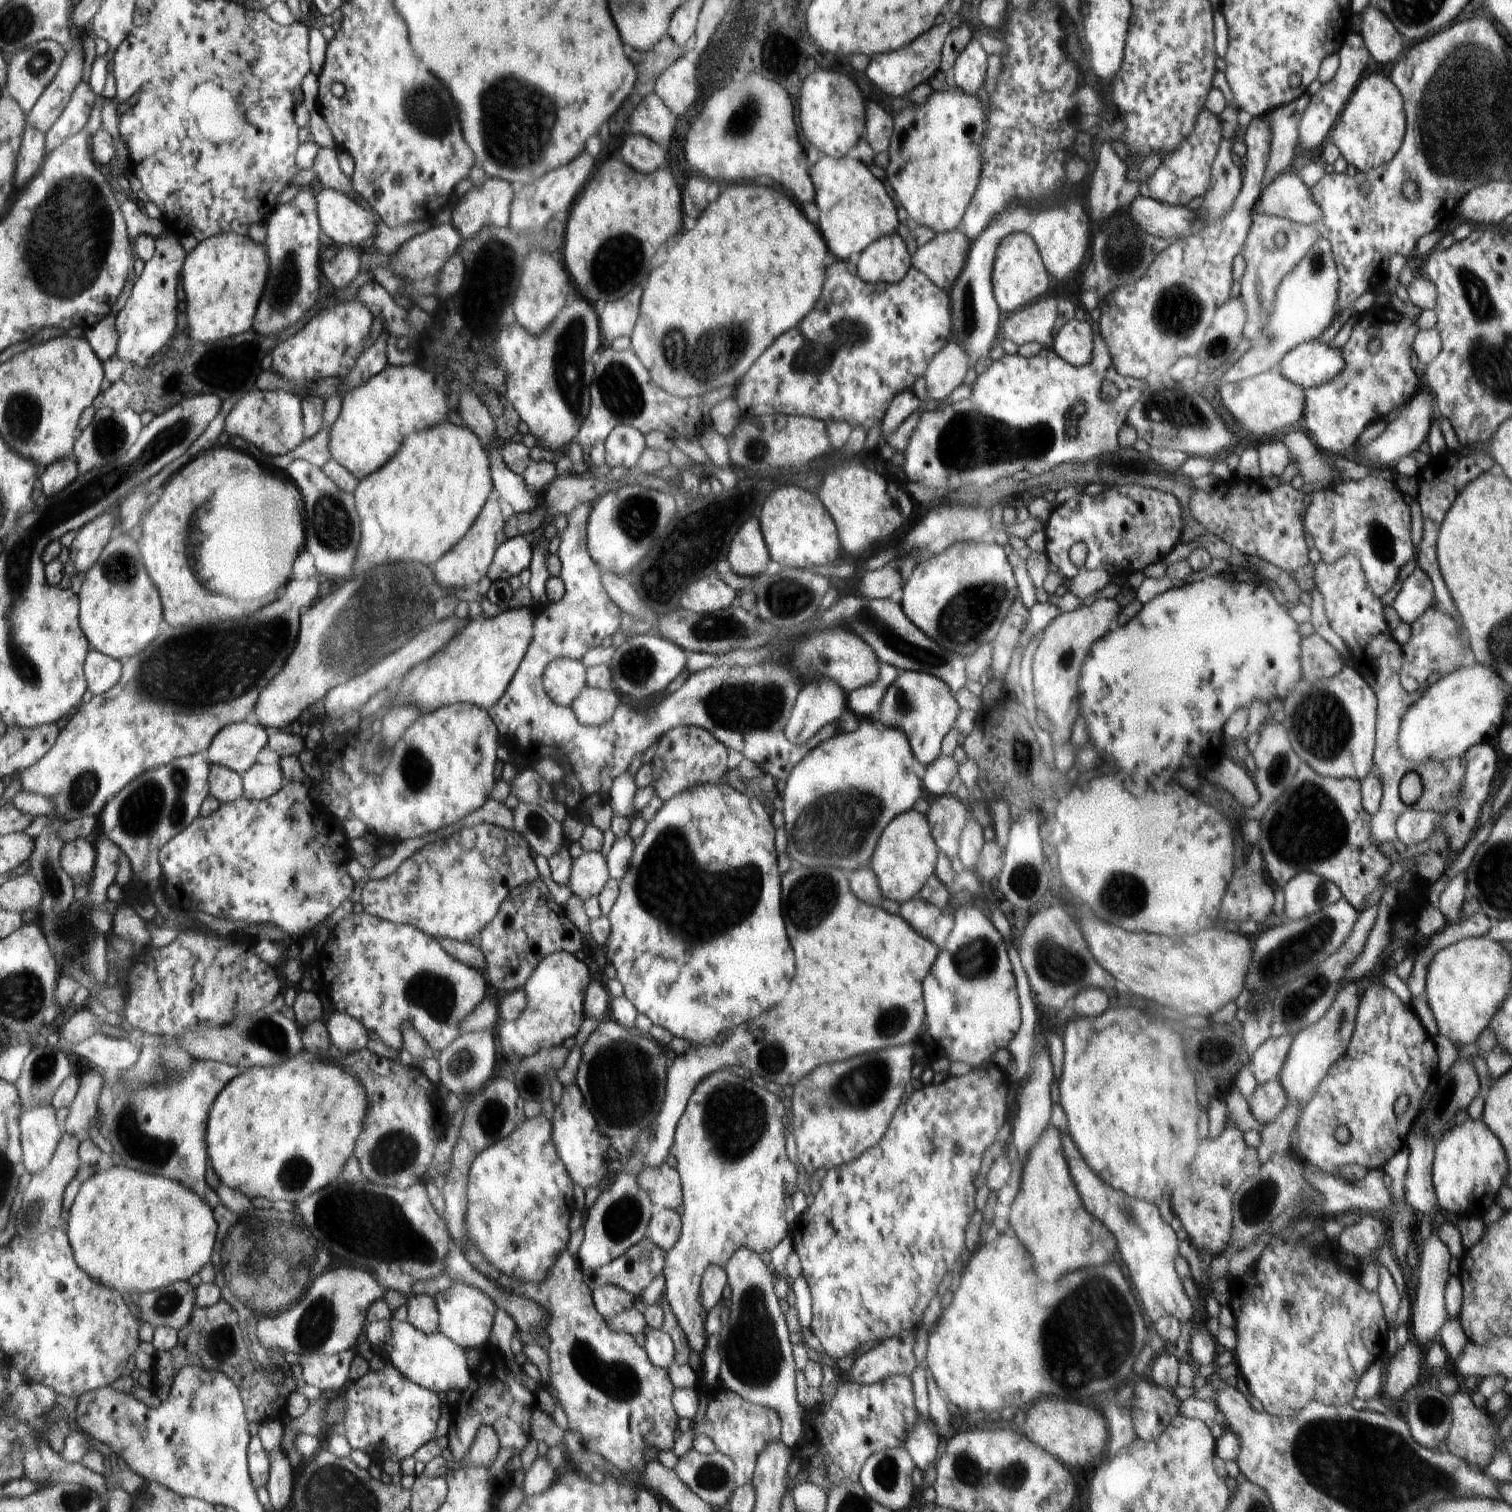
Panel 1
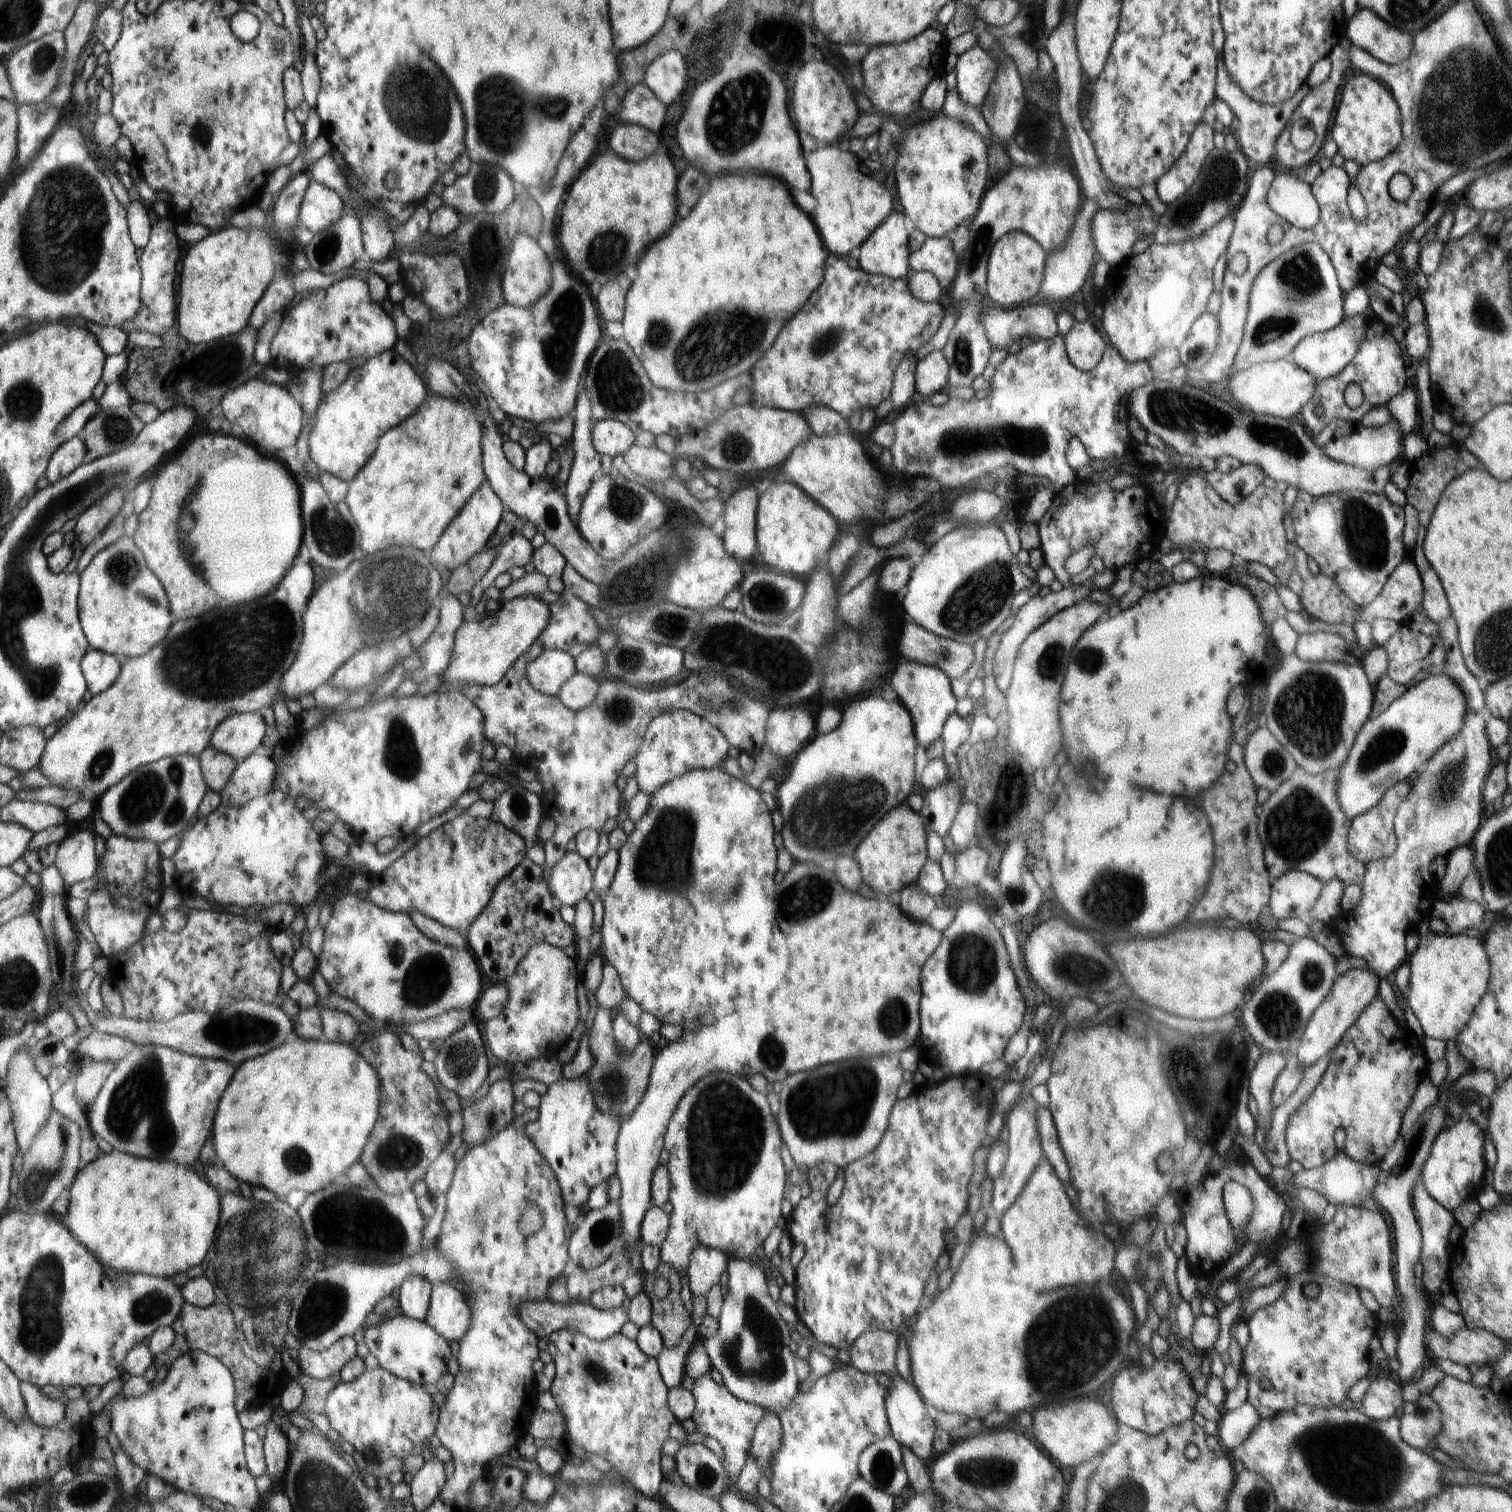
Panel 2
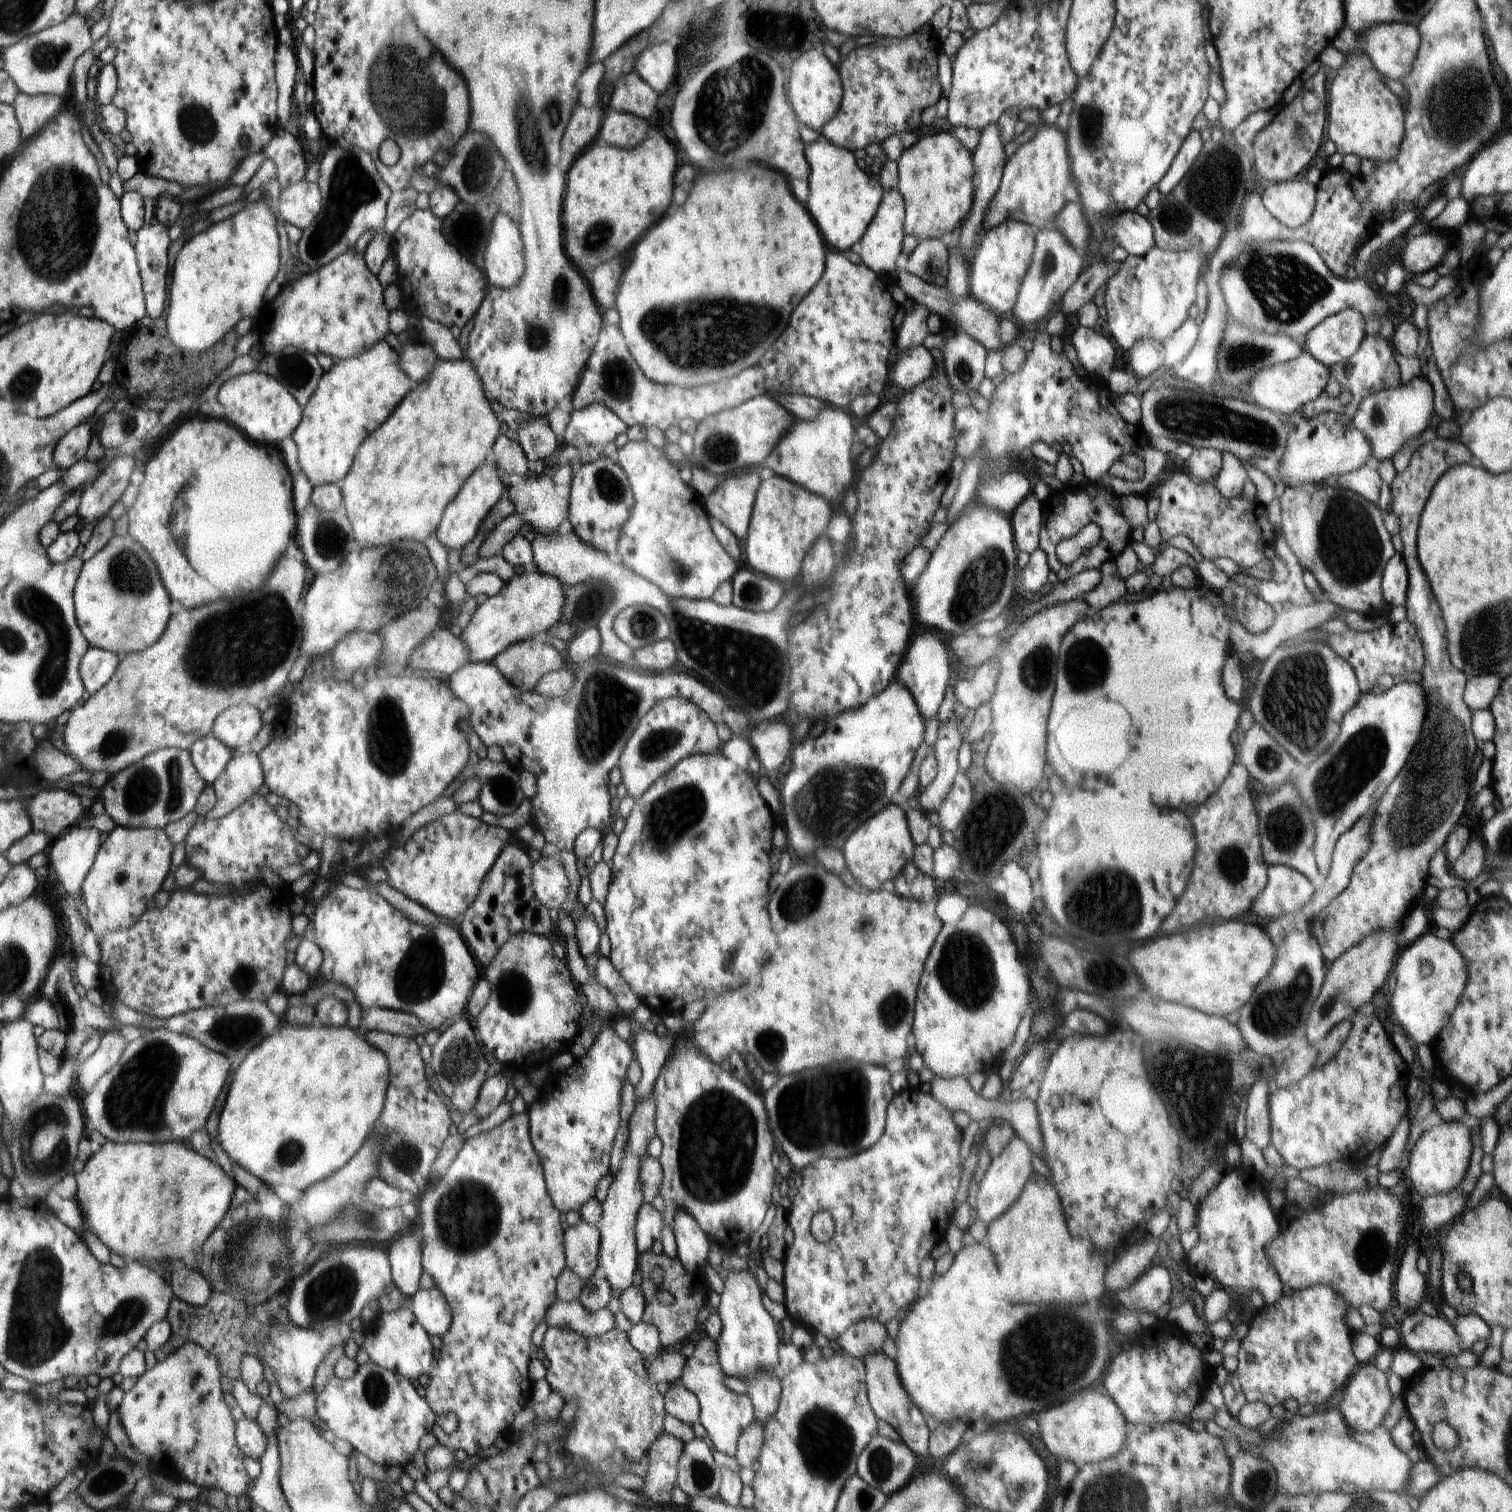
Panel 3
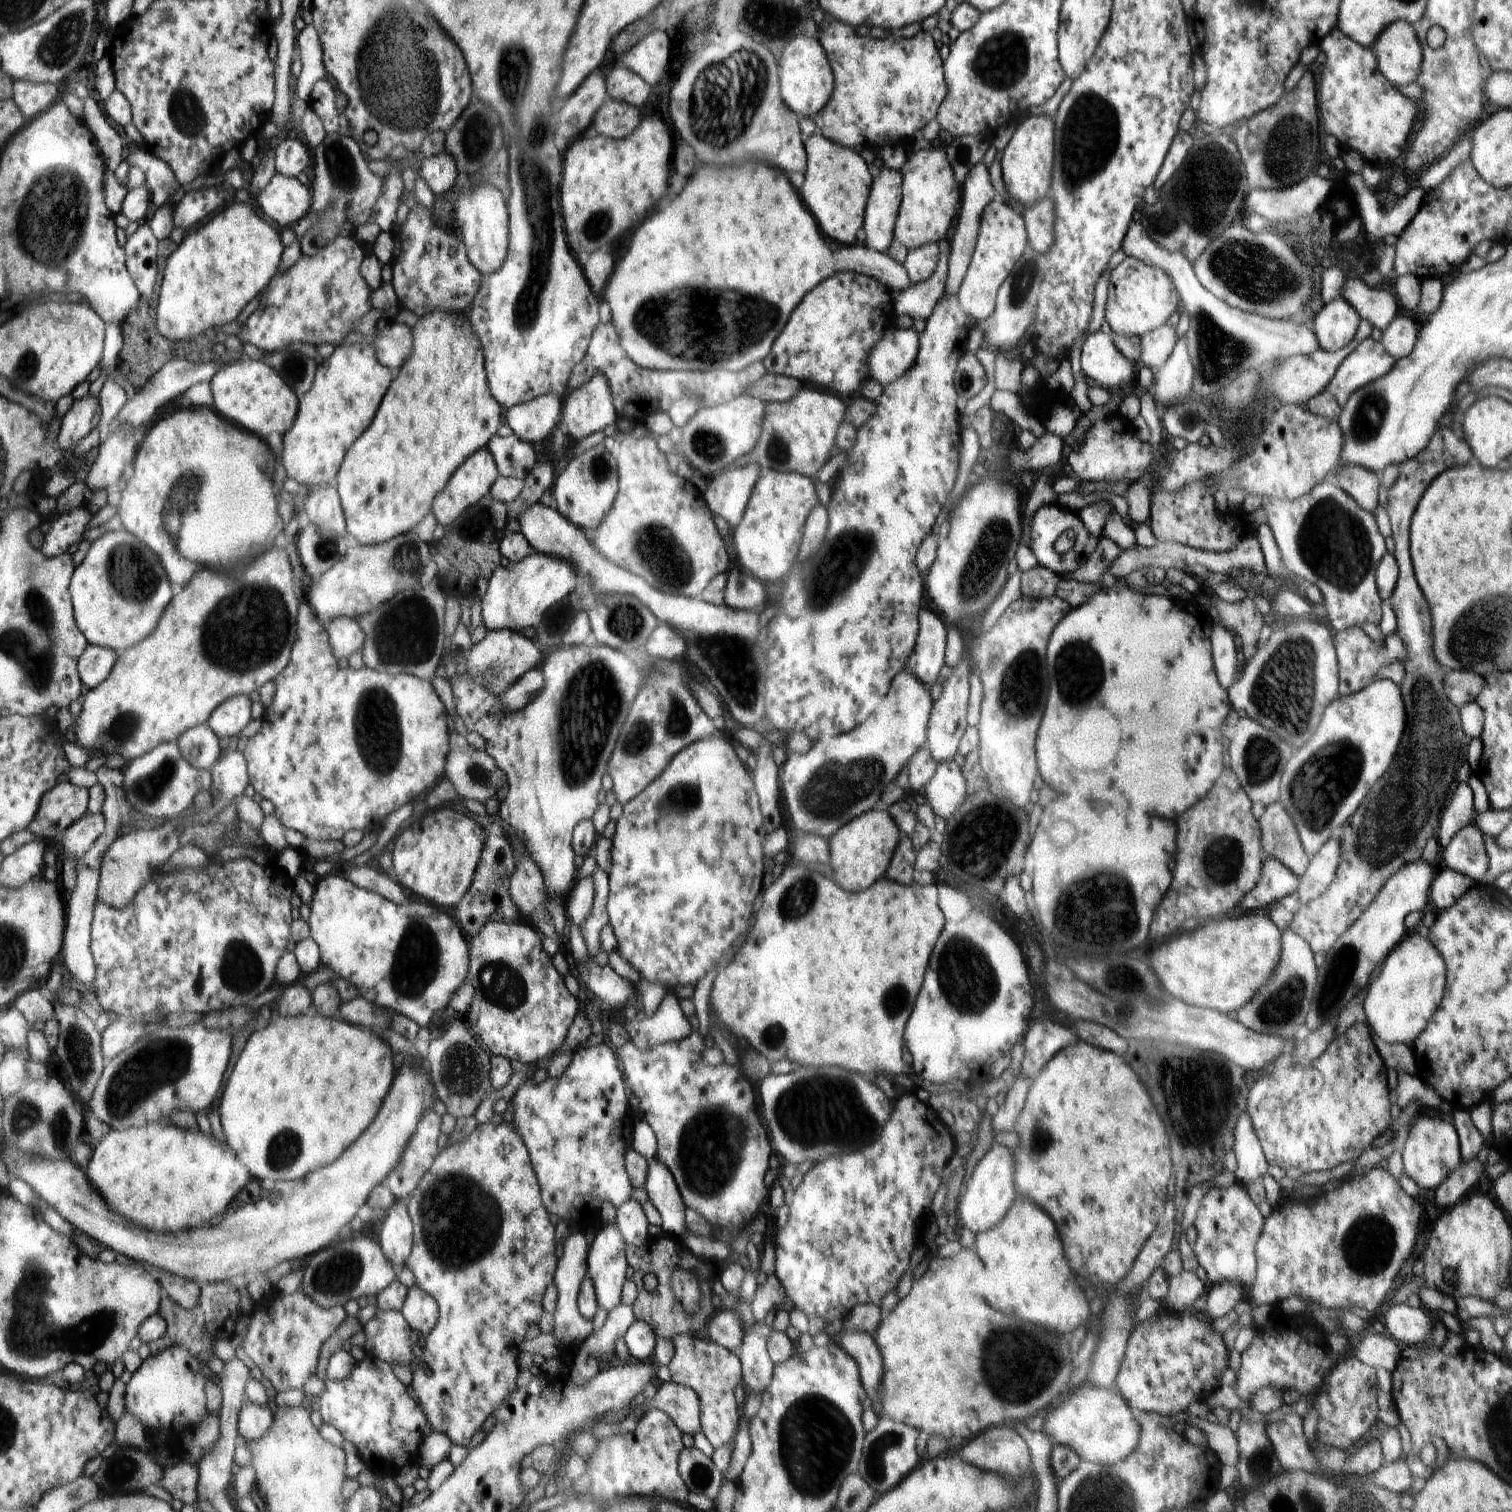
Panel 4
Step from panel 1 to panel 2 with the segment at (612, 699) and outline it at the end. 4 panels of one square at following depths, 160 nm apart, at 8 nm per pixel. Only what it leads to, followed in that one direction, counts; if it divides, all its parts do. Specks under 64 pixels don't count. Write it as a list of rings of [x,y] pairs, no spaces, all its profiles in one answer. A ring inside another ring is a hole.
[[[577,672],[568,683],[564,684],[558,698],[562,704],[574,712],[588,708],[597,695],[599,689],[598,679]]]

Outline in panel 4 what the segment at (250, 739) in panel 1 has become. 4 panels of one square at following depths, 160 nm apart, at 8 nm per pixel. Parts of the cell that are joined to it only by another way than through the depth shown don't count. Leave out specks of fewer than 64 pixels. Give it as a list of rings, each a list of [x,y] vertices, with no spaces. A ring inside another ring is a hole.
[[[246,695],[235,696],[216,708],[208,725],[219,737],[229,743],[233,742],[250,722],[250,706],[252,702]]]

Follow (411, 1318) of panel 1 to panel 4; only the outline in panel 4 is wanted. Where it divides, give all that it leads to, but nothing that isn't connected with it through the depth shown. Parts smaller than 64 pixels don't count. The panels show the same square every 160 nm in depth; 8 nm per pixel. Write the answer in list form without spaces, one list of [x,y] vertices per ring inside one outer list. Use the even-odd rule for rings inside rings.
[[[396,1202],[384,1216],[378,1242],[385,1255],[393,1263],[393,1268],[400,1271],[409,1262],[414,1248],[413,1221],[405,1202]]]

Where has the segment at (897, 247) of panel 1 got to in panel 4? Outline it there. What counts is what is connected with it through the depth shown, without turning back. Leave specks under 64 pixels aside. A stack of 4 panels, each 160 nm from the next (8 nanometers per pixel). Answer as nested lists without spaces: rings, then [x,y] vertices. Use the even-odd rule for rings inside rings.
[[[882,167],[865,208],[864,244],[885,255],[895,240],[895,225],[903,197],[902,179],[900,170]]]

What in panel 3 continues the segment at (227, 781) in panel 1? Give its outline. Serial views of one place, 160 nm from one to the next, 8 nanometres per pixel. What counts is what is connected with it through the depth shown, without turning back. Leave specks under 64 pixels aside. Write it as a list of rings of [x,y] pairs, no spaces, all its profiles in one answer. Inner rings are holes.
[[[213,734],[205,736],[189,751],[193,756],[194,764],[197,765],[197,771],[206,784],[212,784],[218,780],[226,772],[227,765],[230,764],[230,750]]]

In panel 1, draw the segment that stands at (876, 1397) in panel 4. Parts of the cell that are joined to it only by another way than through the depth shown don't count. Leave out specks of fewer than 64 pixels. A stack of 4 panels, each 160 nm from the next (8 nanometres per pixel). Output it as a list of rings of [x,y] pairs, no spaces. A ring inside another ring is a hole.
[[[919,1414],[918,1425],[909,1434],[904,1448],[923,1473],[926,1473],[928,1466],[939,1458],[938,1437],[931,1425]]]

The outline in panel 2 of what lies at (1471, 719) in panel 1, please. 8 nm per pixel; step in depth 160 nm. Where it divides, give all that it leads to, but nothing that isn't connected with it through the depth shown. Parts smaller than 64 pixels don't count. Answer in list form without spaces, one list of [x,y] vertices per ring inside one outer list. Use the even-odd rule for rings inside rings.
[[[1442,672],[1428,675],[1391,702],[1380,716],[1371,716],[1357,734],[1345,763],[1337,770],[1337,793],[1343,813],[1354,819],[1378,804],[1391,786],[1416,773],[1416,768],[1424,768],[1429,758],[1462,730],[1468,710],[1462,689]]]

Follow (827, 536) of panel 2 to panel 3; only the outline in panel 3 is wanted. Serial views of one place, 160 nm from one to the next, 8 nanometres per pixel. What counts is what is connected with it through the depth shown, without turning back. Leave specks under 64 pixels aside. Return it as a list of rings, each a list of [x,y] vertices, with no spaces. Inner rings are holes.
[[[780,475],[762,480],[762,492],[757,493],[758,508],[753,508],[754,532],[750,532],[750,540],[742,543],[746,546],[744,562],[756,572],[788,582],[801,572],[803,560],[814,542],[826,533],[832,510],[817,493]]]

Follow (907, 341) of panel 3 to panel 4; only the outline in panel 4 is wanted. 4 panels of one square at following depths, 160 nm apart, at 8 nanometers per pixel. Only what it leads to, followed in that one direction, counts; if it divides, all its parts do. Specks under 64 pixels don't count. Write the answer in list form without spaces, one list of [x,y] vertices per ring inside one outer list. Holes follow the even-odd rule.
[[[950,241],[937,243],[941,250],[941,258],[934,274],[923,283],[914,283],[905,291],[894,291],[896,313],[906,314],[912,319],[924,320],[930,318],[938,301],[945,295],[945,282],[947,279],[947,264],[949,253],[947,244]]]

